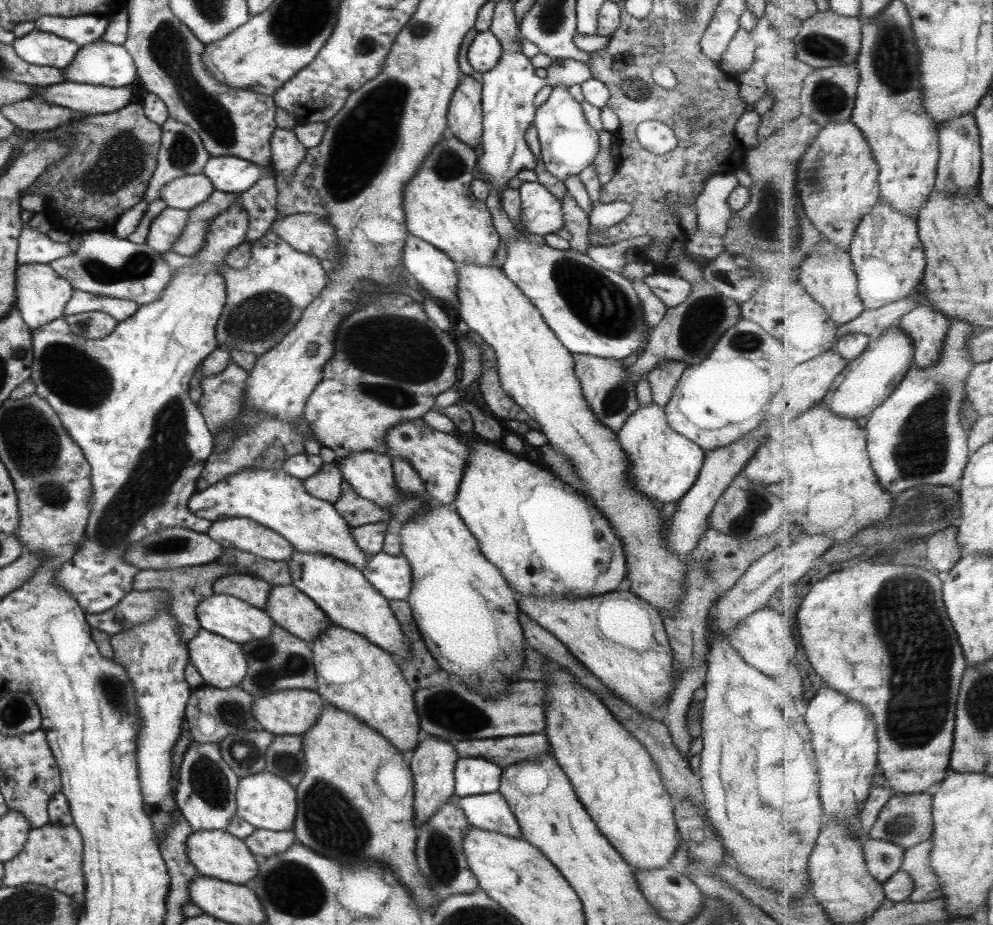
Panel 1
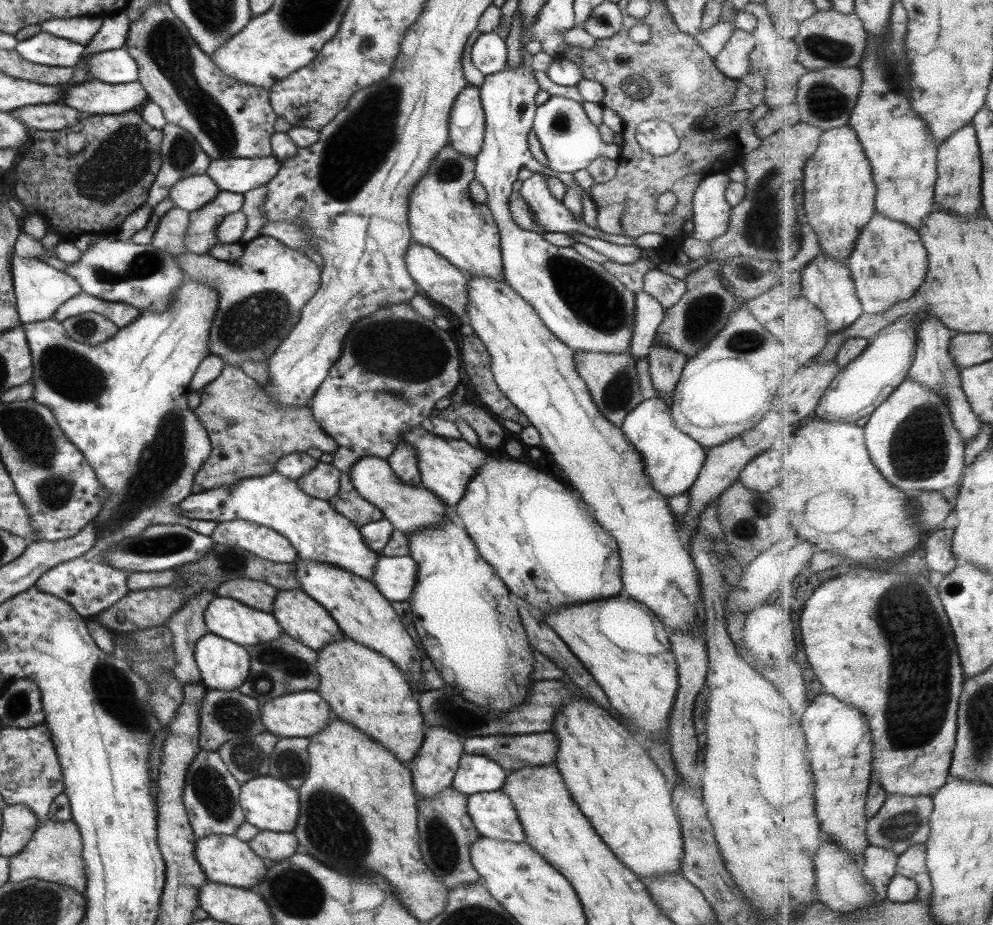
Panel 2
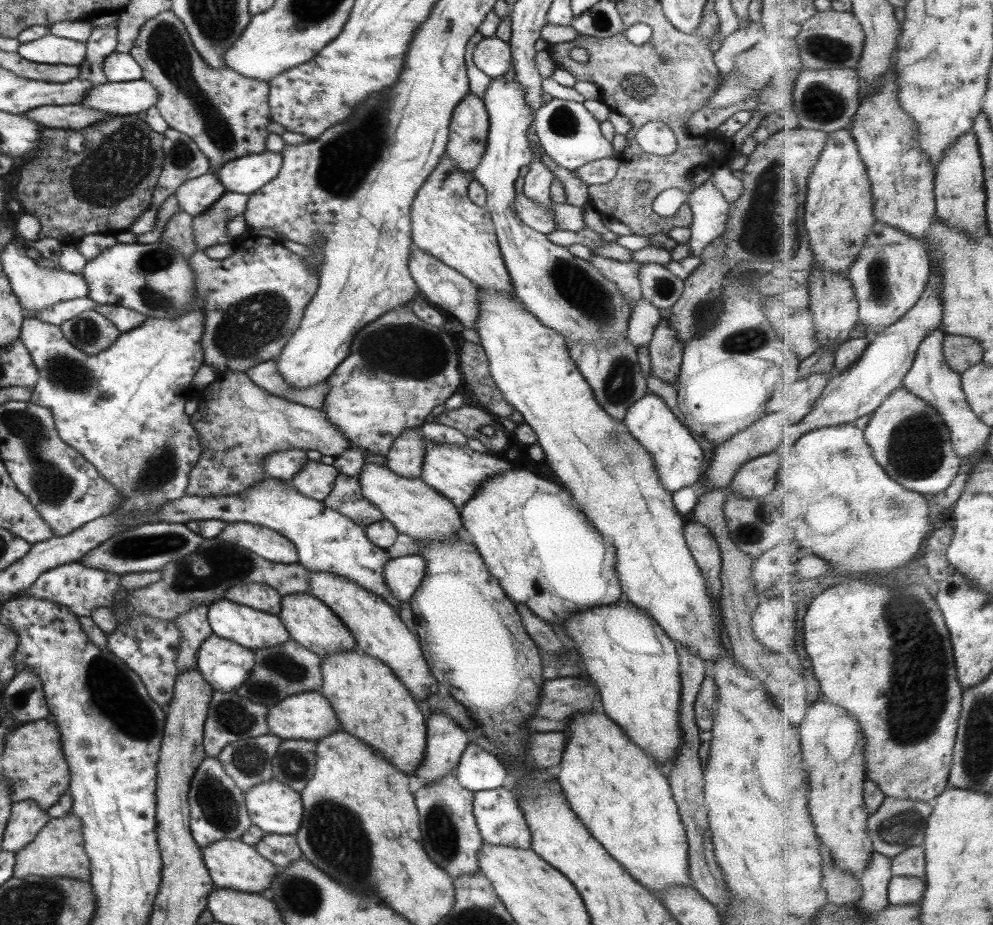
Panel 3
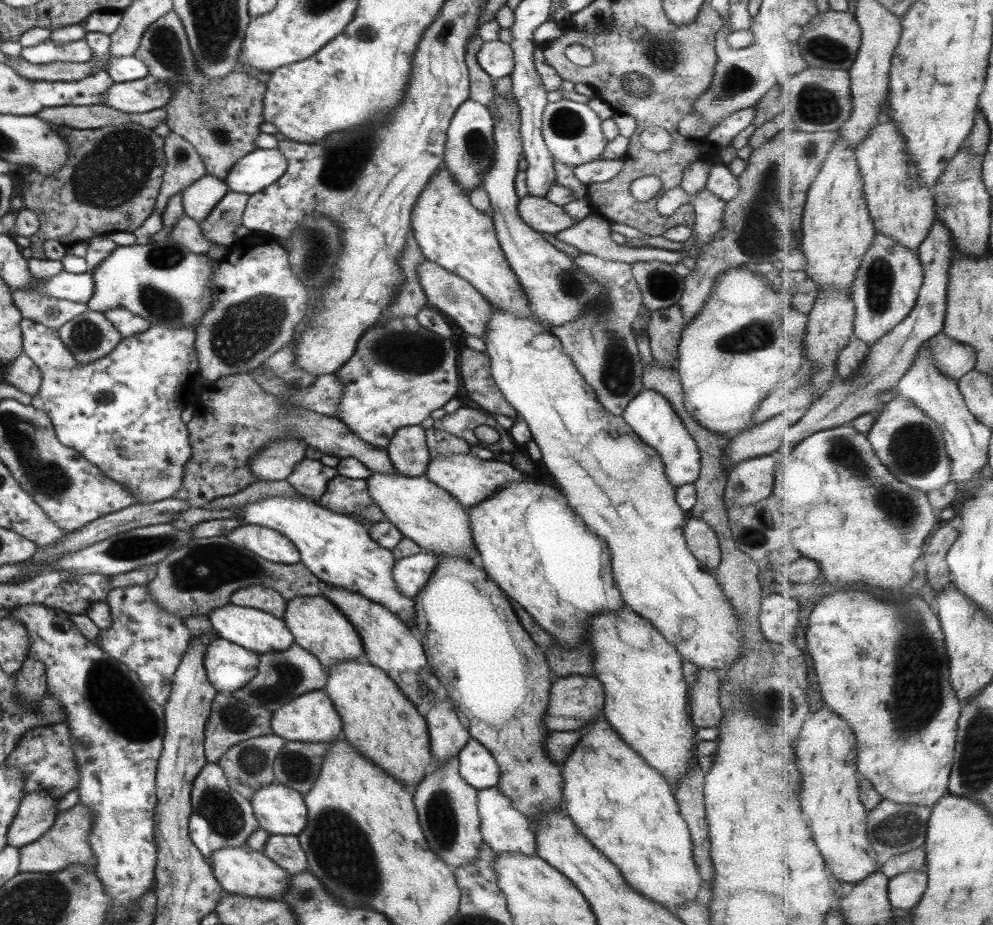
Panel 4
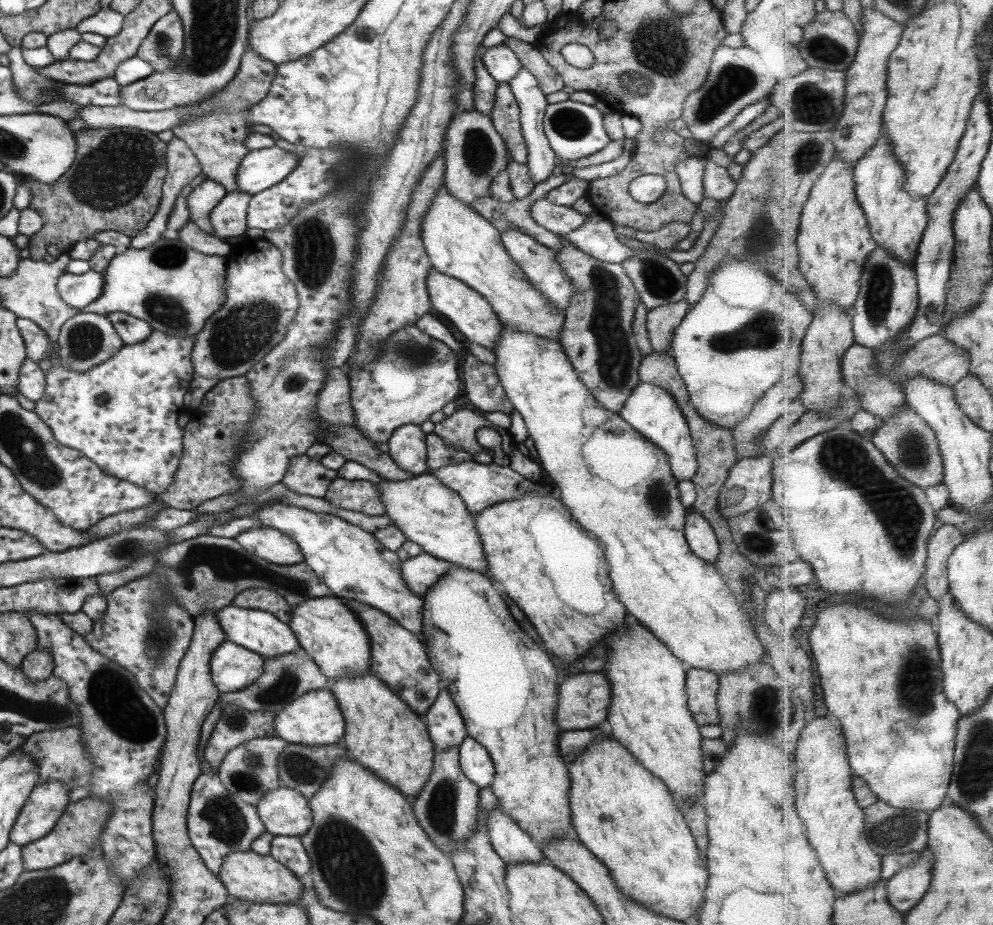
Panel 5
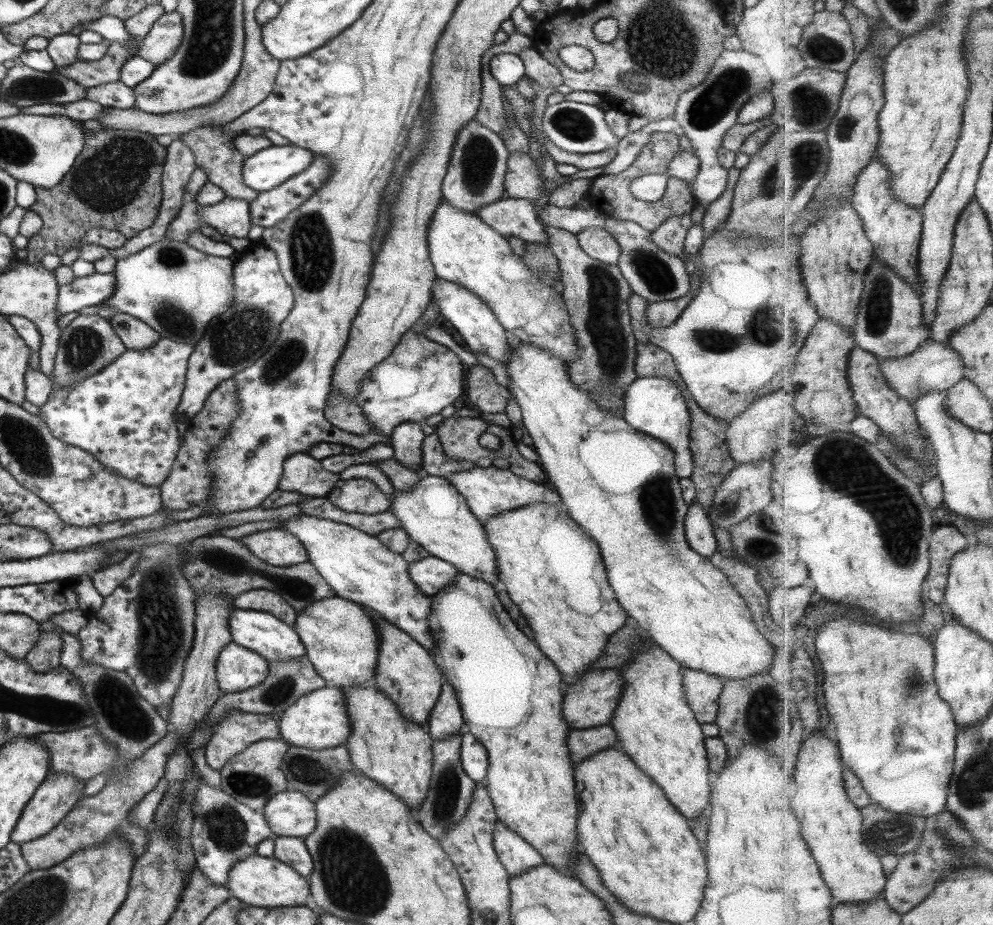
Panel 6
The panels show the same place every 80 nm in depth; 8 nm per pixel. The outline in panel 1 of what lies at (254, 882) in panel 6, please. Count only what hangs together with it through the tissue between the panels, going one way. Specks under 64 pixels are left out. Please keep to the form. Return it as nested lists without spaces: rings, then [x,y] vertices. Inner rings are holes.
[[[196,830],[186,840],[186,853],[200,876],[209,876],[231,884],[244,885],[258,874],[258,864],[241,839],[224,830]]]

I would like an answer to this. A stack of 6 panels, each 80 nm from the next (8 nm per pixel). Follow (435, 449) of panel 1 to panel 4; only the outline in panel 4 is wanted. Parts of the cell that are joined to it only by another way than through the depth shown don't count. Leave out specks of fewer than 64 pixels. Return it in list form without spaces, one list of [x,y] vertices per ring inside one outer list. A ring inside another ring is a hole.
[[[459,453],[455,455],[443,455],[430,459],[424,475],[439,488],[443,488],[455,497],[455,500],[464,506],[466,510],[479,505],[479,503],[489,499],[500,488],[503,488],[510,482],[519,482],[526,476],[513,468],[506,459],[496,456],[491,459],[479,459],[470,455],[470,453]]]

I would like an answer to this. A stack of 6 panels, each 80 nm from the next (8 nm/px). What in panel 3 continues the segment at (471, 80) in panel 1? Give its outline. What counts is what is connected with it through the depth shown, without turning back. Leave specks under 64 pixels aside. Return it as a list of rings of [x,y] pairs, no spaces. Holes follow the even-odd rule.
[[[467,92],[452,112],[445,155],[461,172],[472,175],[487,144],[488,116],[479,97]]]

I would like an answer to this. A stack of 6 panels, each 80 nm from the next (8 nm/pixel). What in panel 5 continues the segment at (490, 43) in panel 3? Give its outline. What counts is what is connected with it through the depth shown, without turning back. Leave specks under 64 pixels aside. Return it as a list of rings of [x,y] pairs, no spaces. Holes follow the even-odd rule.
[[[503,43],[481,52],[481,62],[489,76],[497,84],[508,83],[511,77],[521,69],[521,64],[515,54]]]

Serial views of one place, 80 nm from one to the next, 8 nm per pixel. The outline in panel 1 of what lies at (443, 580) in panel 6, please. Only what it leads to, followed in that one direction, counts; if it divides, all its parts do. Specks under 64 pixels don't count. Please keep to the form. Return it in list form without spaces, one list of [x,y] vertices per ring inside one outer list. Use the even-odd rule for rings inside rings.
[[[383,551],[371,555],[367,565],[363,565],[363,577],[375,590],[387,600],[405,600],[411,590],[411,568],[403,555],[391,556]]]

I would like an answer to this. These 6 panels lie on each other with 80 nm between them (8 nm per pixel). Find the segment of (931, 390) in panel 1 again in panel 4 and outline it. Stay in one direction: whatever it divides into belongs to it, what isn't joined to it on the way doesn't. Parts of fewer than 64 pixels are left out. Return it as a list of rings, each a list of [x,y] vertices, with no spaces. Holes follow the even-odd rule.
[[[898,394],[878,410],[873,428],[867,433],[879,458],[890,471],[913,488],[929,492],[952,481],[952,460],[946,449],[942,428],[906,396]]]

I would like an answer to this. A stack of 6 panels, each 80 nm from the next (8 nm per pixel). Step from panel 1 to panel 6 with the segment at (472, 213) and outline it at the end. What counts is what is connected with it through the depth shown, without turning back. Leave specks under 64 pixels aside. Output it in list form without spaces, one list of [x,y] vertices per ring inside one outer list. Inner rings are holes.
[[[441,200],[428,226],[427,248],[436,278],[458,284],[471,294],[475,294],[475,297],[479,298],[483,305],[487,305],[497,317],[499,324],[511,339],[536,346],[551,356],[556,356],[556,359],[567,368],[574,358],[578,358],[578,346],[574,339],[576,330],[570,323],[562,296],[543,281],[536,279],[525,263],[512,253],[508,240],[489,228],[476,214],[456,210]]]

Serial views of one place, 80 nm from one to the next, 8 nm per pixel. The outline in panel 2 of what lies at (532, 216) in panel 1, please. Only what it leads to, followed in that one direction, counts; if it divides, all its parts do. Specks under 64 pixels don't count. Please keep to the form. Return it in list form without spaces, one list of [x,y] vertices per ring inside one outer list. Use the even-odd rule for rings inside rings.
[[[533,173],[525,179],[518,192],[534,214],[534,221],[545,232],[579,233],[587,237],[599,237],[603,241],[617,245],[637,246],[630,236],[607,234],[589,227],[582,220],[576,221],[576,216],[567,210],[562,202],[555,200],[550,195],[545,185],[545,178],[540,173]]]

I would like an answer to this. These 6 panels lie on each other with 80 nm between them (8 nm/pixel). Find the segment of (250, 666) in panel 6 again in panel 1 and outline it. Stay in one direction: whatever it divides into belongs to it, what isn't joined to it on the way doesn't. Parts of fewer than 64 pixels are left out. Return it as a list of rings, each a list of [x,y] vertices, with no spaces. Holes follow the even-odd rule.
[[[201,629],[187,643],[188,662],[201,675],[202,684],[215,688],[238,686],[247,672],[241,645]]]

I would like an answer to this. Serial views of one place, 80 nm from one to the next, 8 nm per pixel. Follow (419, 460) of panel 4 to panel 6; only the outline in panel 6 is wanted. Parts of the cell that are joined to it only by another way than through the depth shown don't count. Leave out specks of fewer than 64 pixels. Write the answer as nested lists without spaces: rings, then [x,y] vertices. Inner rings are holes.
[[[402,422],[393,428],[390,434],[391,448],[395,459],[401,466],[409,470],[421,471],[421,441],[425,435],[419,423]]]

